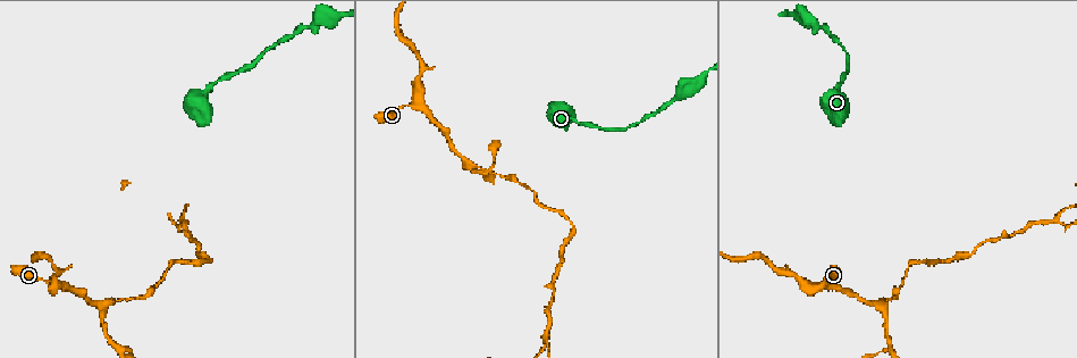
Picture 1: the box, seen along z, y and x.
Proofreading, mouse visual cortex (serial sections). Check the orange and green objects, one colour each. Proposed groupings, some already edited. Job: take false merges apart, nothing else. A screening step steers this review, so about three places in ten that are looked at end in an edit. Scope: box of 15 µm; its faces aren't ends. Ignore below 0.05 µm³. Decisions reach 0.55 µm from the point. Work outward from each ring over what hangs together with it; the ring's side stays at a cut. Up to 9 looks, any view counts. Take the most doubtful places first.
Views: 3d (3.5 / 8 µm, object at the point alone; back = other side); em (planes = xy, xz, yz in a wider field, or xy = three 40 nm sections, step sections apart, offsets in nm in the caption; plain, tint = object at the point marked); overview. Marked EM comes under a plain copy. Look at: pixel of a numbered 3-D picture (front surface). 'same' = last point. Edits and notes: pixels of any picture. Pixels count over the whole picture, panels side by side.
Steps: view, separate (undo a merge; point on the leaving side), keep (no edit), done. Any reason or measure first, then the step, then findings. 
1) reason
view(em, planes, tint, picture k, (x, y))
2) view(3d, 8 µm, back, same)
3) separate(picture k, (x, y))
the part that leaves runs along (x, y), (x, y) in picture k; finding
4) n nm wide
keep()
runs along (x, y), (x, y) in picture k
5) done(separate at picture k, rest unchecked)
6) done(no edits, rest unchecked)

thin neck
view(3d, 3.5 µm, back, picture 1, (822, 286))

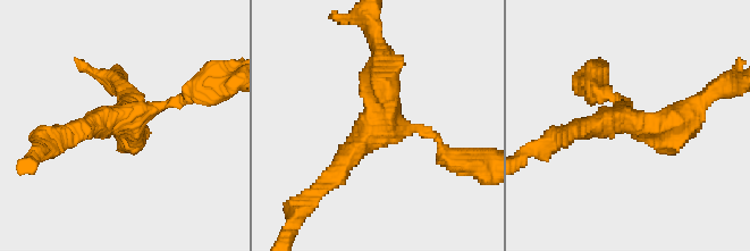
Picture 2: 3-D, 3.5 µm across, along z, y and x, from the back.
arms of 150, 300, 450 nm
keep()
runs along (188, 93), (77, 131) in picture 2; one cell here

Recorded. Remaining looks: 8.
view(3d, 8 µm, picture 1, (101, 301))

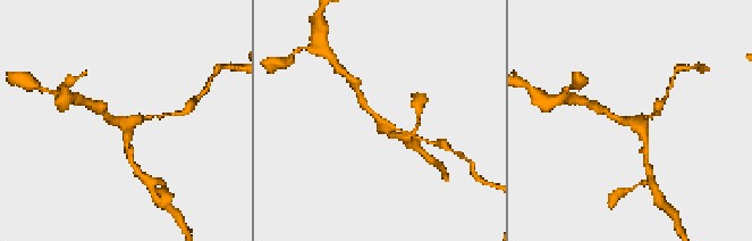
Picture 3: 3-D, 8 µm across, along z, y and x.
view(em, xy, step 3, tint, picture 3, (636, 122))

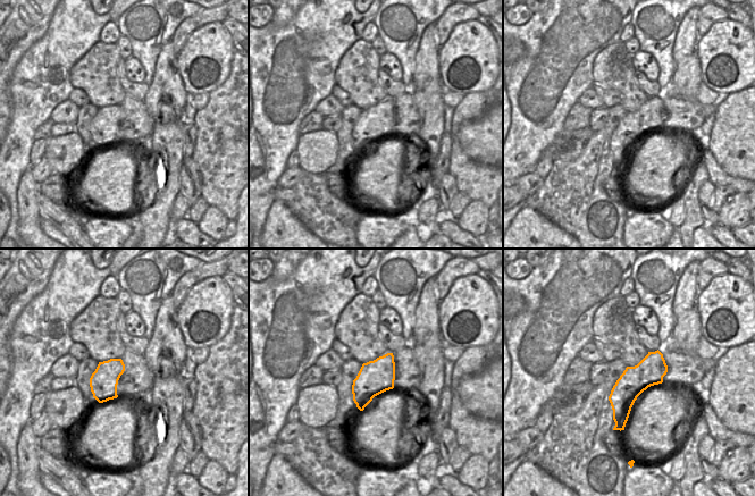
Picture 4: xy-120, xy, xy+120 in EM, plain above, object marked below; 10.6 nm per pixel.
3 arms
keep()
runs along (657, 354), (623, 394), (619, 422) in picture 4; one cell here

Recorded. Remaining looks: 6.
narrows sharply
view(3d, 8 µm, picture 1, (480, 171))

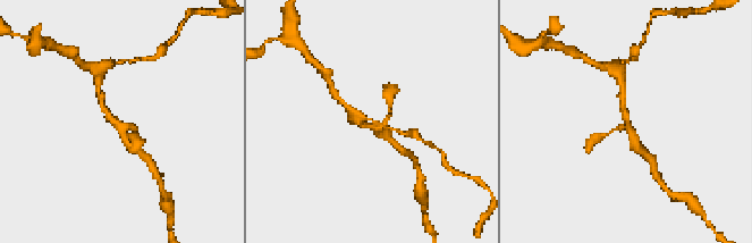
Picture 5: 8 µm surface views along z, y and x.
view(3d, 3.5 µm, picture 5, (374, 128))

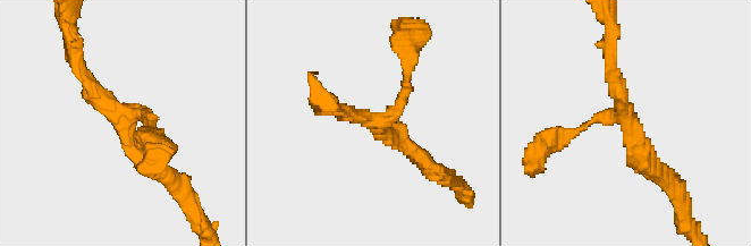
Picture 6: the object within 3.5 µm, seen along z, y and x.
view(em, xy, step 5, tint, picture 6, (370, 118))

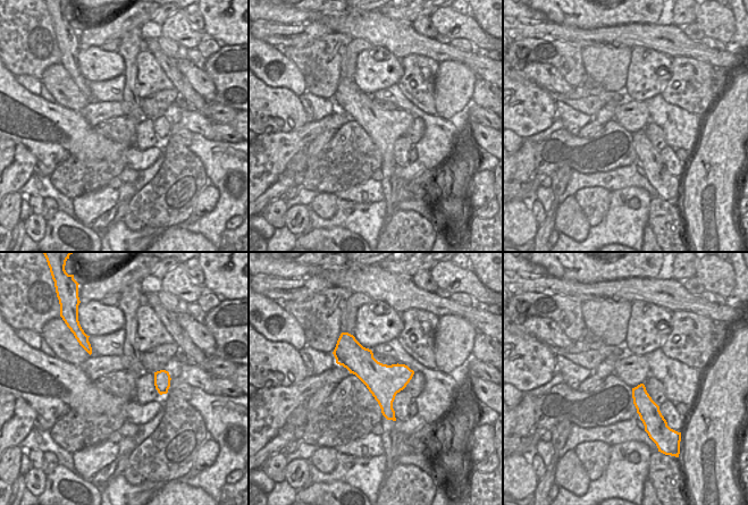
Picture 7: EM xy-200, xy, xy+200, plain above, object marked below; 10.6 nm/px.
3 arms; arms of 150, 150, 250 nm
keep()
runs along (347, 339), (384, 385), (392, 417) in picture 7; one cell here

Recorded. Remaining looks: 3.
three arms meet
view(3d, 8 µm, picture 1, (1058, 219))

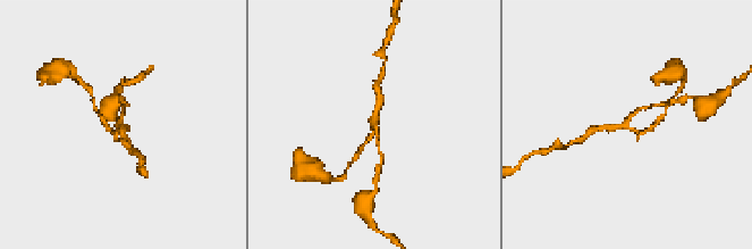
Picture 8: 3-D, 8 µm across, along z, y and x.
3 arms; arms of 150, 150, 200 nm
view(em, planes, tint, picture 8, (119, 126))

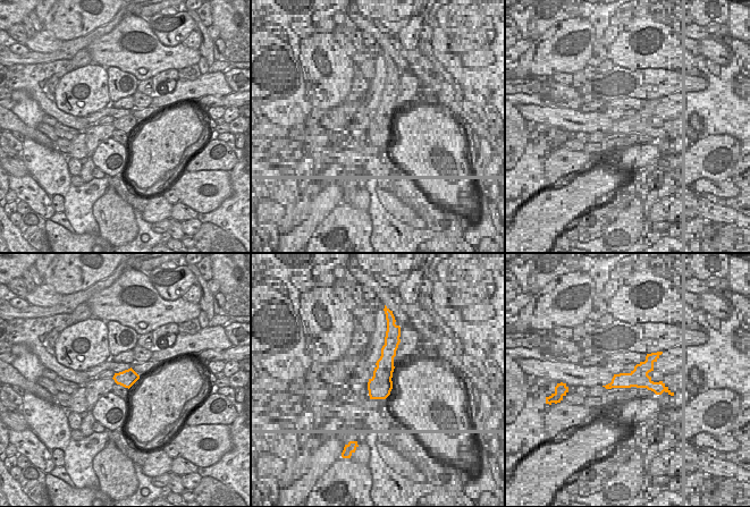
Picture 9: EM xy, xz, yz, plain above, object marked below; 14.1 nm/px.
keep()
runs along (378, 92), (373, 133), (361, 148) in picture 8; all the same cell

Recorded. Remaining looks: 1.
done(no edits, rest unchecked)

